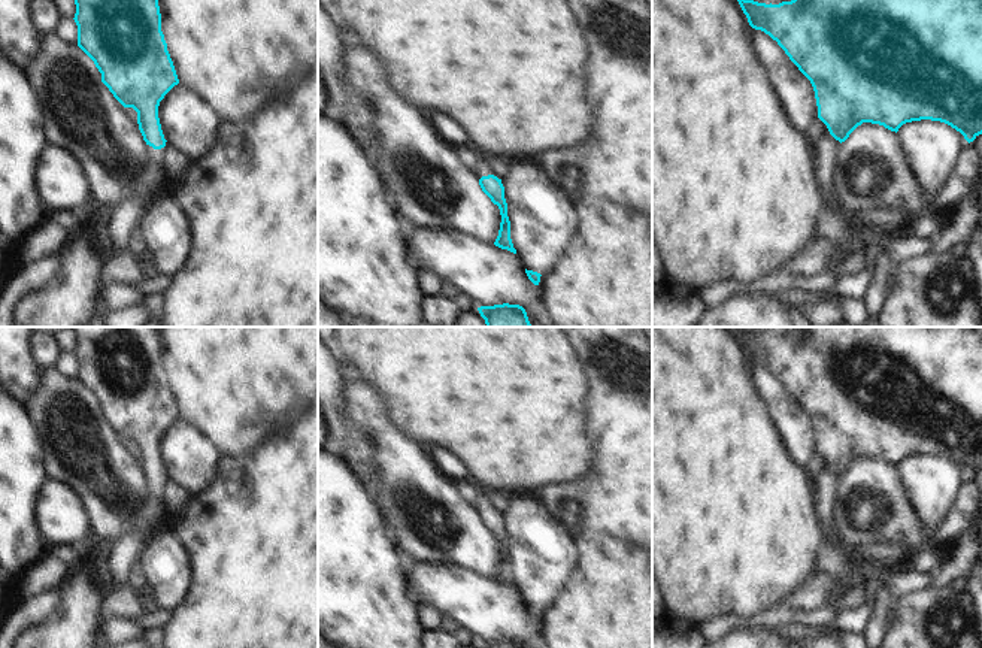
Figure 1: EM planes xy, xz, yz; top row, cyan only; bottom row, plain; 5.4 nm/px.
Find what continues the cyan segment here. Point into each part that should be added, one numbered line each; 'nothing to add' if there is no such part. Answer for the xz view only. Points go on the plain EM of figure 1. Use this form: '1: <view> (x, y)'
1: xz (482, 503)

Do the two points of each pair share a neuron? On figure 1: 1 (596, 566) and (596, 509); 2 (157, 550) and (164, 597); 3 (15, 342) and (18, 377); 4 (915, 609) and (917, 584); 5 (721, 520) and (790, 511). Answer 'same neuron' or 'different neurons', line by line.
1: different neurons
2: same neuron
3: same neuron
4: different neurons
5: same neuron

